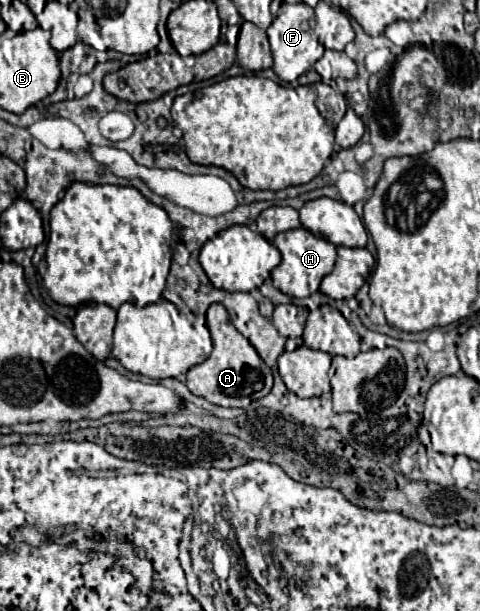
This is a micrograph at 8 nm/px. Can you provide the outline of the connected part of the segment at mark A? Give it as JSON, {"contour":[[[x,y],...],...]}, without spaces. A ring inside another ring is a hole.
{"contour":[[[213,303],[207,309],[207,327],[213,341],[213,351],[209,359],[205,359],[201,365],[195,365],[187,371],[187,389],[193,395],[205,397],[207,401],[221,405],[221,407],[247,407],[253,401],[265,397],[273,387],[273,375],[271,369],[263,363],[263,359],[257,355],[257,351],[239,335],[239,331],[233,327],[227,309],[221,303]]]}

